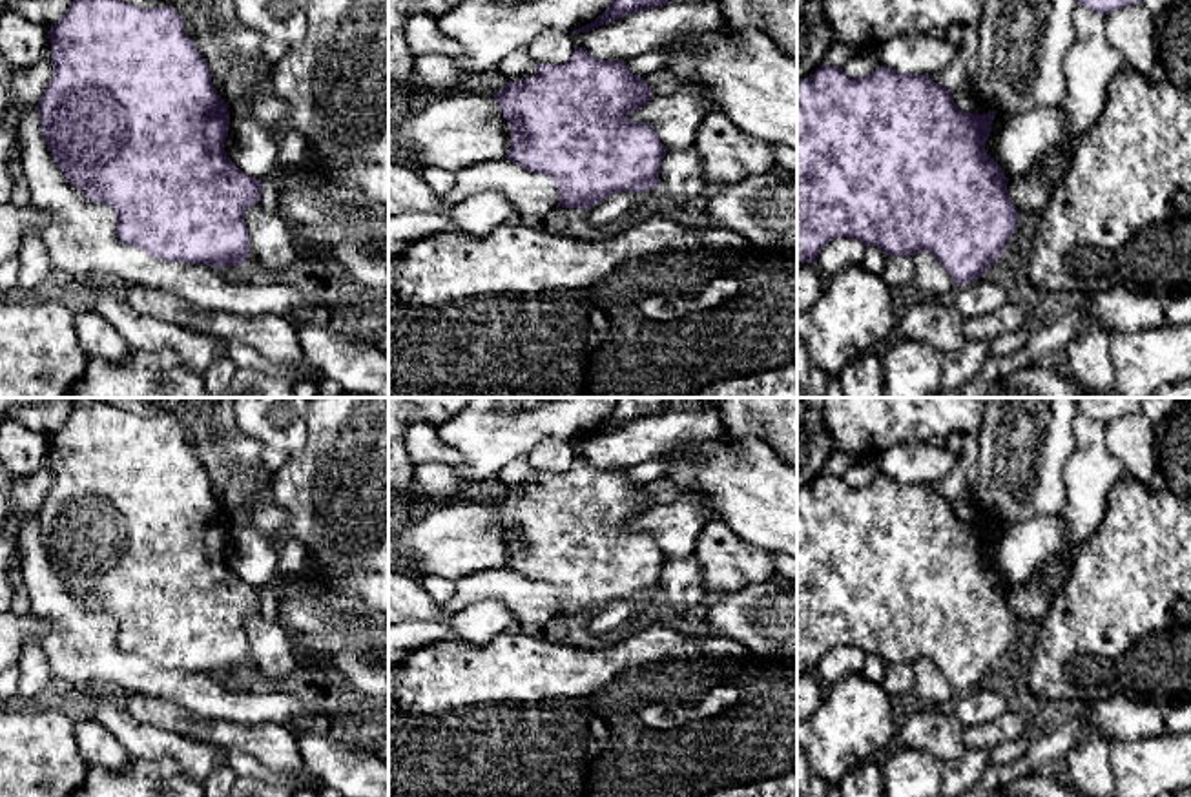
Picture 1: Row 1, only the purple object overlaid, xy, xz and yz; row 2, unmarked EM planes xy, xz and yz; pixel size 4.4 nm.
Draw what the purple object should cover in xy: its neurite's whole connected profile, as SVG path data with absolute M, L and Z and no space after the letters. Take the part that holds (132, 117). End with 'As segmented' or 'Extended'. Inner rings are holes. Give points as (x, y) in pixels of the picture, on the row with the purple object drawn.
M73 0L47 38L53 77L38 102L40 128L66 179L91 202L113 208L124 244L170 263L241 266L250 255L244 215L261 201L263 182L243 173L224 151L228 104L217 95L179 13L170 5L142 9L122 0Z. As segmented

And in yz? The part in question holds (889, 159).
M823 64L813 75L797 82L797 264L817 261L830 241L852 237L865 246L881 248L885 255L914 257L917 252L928 250L958 286L983 277L1016 232L1020 213L1009 201L1009 179L985 151L994 115L994 109L985 115L961 111L952 100L952 91L937 86L928 75L899 73L886 66L877 67L865 78L850 78L843 67Z. As segmented

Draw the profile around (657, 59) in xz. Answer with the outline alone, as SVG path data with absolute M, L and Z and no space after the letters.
M660 47L660 49L653 49L644 55L638 55L631 60L626 60L626 67L629 73L644 78L649 73L668 67L669 60L671 60L671 53Z

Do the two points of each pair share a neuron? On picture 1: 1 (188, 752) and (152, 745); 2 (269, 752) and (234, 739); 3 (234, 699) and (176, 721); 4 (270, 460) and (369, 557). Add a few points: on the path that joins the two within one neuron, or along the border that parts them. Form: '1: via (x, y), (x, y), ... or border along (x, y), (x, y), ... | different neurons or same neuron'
1: via (179, 746), (161, 745) | same neuron
2: via (259, 743), (243, 739) | same neuron
3: border along (152, 697), (174, 701), (201, 717), (234, 723) | different neurons
4: border along (290, 455), (274, 469) | different neurons

